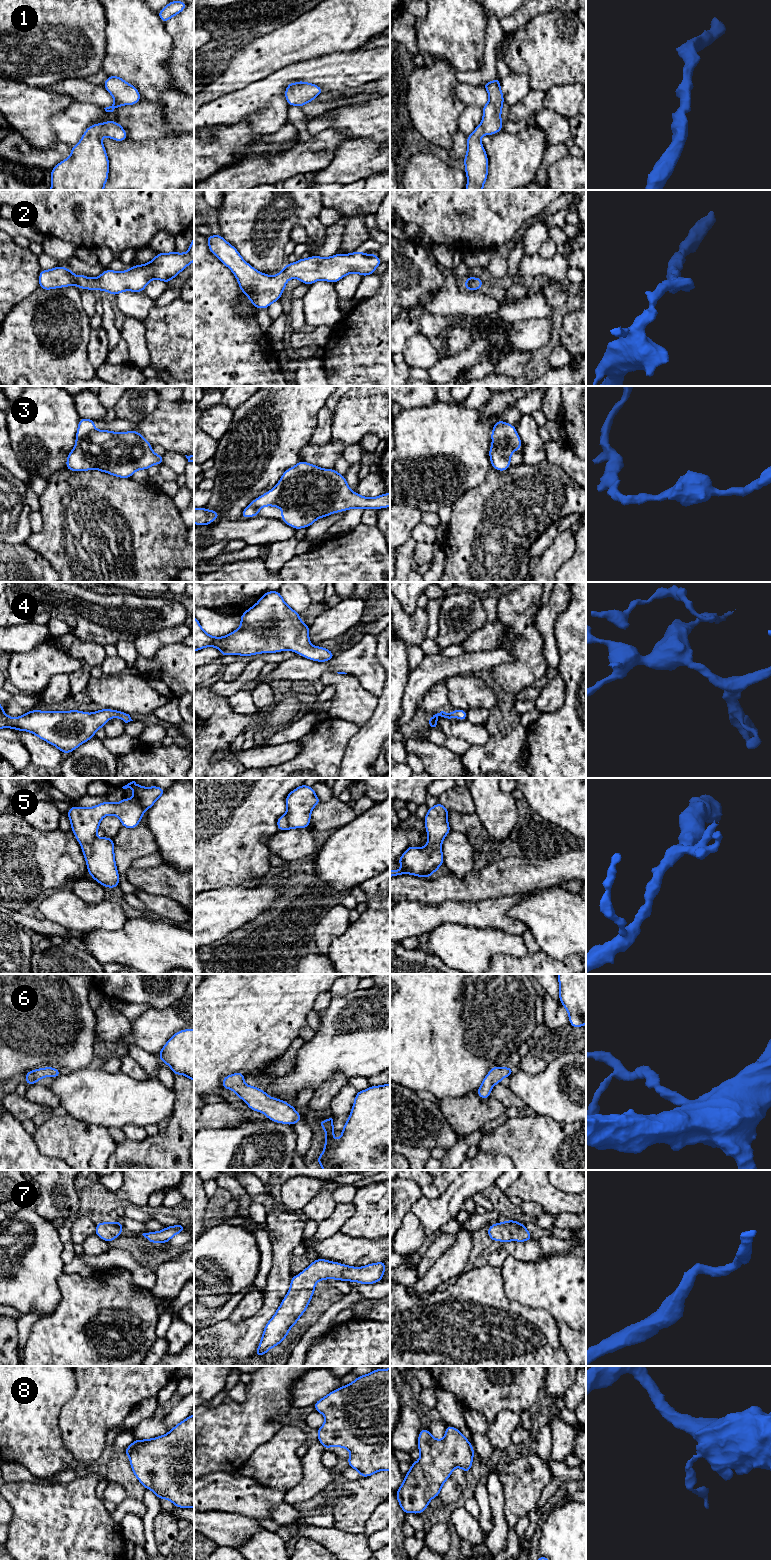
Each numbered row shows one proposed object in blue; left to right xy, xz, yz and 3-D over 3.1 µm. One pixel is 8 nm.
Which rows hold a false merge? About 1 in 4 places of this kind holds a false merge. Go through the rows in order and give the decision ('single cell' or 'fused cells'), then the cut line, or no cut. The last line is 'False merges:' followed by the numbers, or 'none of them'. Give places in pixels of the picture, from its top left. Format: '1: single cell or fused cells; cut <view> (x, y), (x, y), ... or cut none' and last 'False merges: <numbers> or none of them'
1: single cell; cut none
2: single cell; cut none
3: single cell; cut none
4: single cell; cut none
5: single cell; cut none
6: single cell; cut none
7: single cell; cut none
8: fused cells; cut xy (131, 1446), (131, 1449), (126, 1453)
False merges: 8

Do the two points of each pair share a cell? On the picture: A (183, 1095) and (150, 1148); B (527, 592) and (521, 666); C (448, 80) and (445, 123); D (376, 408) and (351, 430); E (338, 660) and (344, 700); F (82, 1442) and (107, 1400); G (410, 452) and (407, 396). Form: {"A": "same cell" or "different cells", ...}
{"A": "same cell", "B": "same cell", "C": "same cell", "D": "same cell", "E": "different cells", "F": "same cell", "G": "different cells"}

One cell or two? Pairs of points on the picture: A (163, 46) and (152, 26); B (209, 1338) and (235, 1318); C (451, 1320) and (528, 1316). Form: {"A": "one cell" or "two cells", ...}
{"A": "one cell", "B": "two cells", "C": "one cell"}

